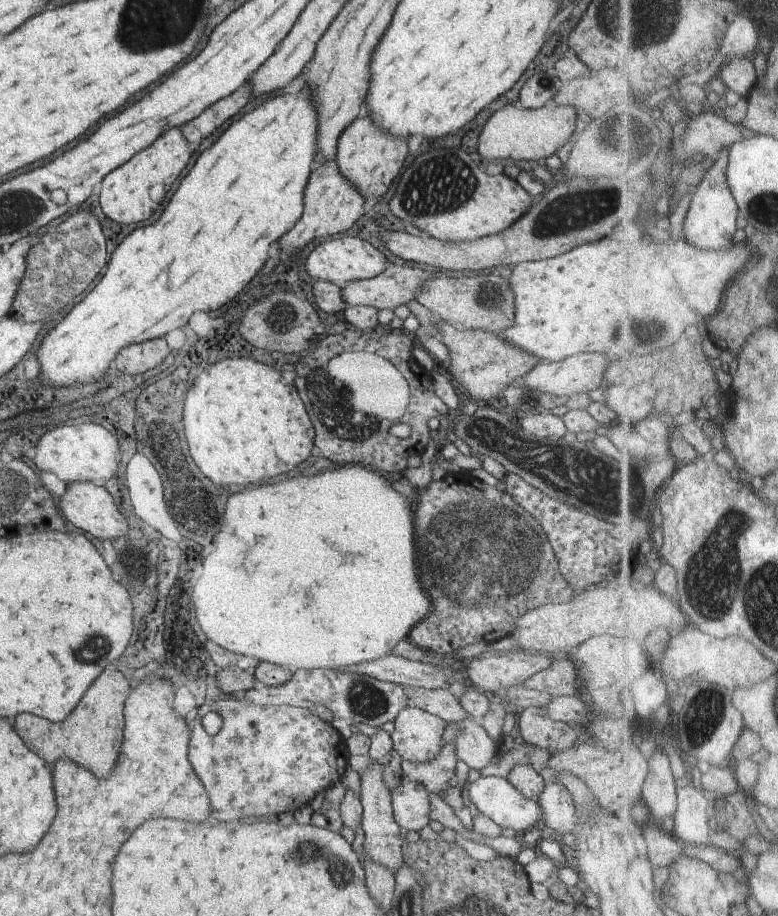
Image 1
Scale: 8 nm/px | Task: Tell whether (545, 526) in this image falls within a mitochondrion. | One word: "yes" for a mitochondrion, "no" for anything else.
yes

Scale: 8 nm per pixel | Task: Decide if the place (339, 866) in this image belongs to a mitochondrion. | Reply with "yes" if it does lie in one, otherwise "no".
yes

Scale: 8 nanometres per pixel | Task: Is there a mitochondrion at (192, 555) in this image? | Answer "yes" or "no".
no

